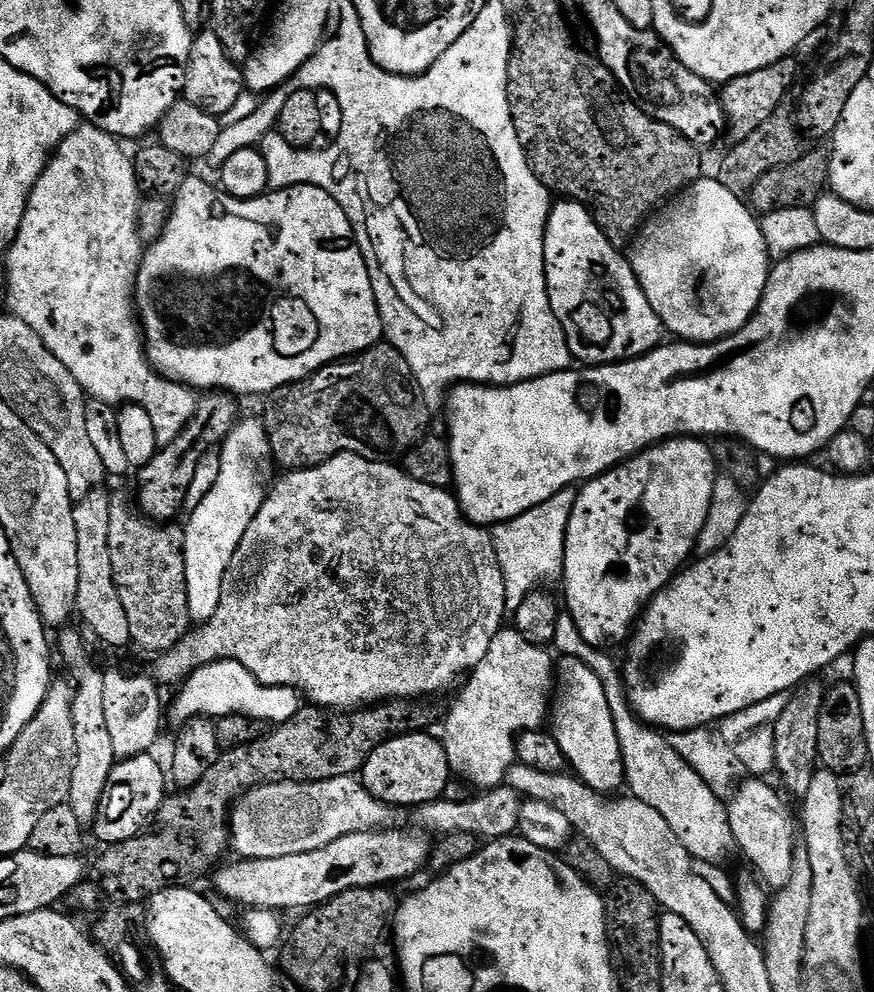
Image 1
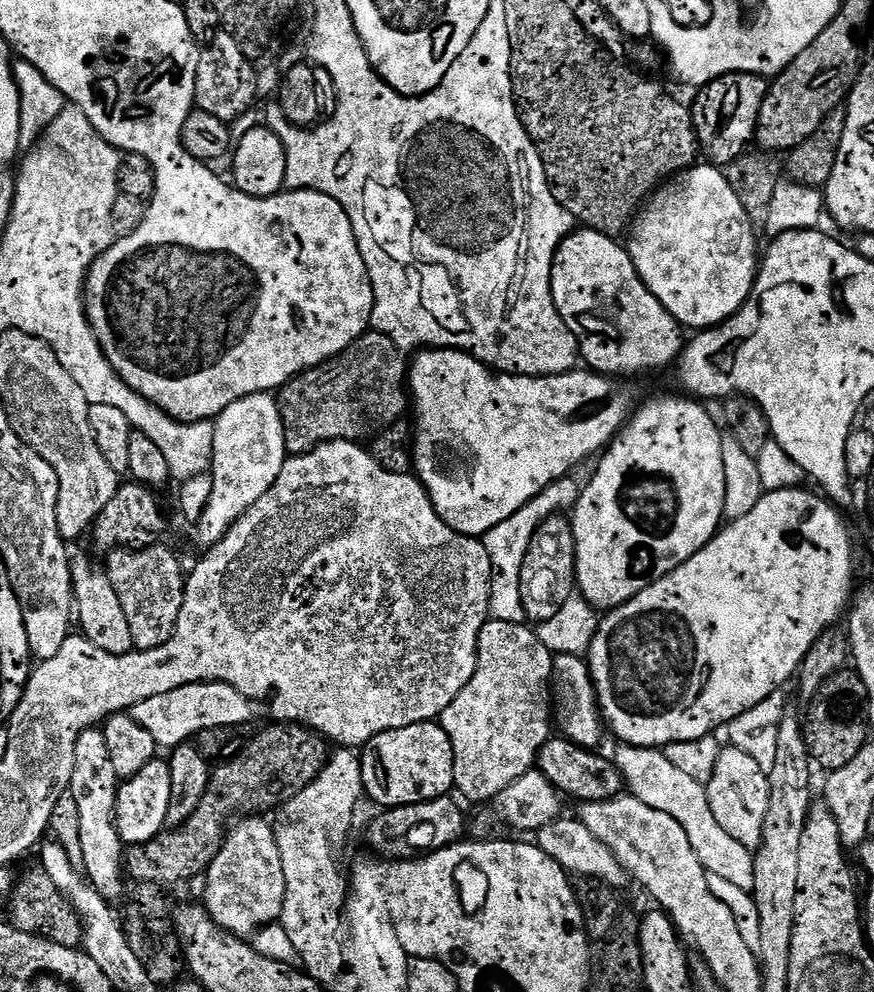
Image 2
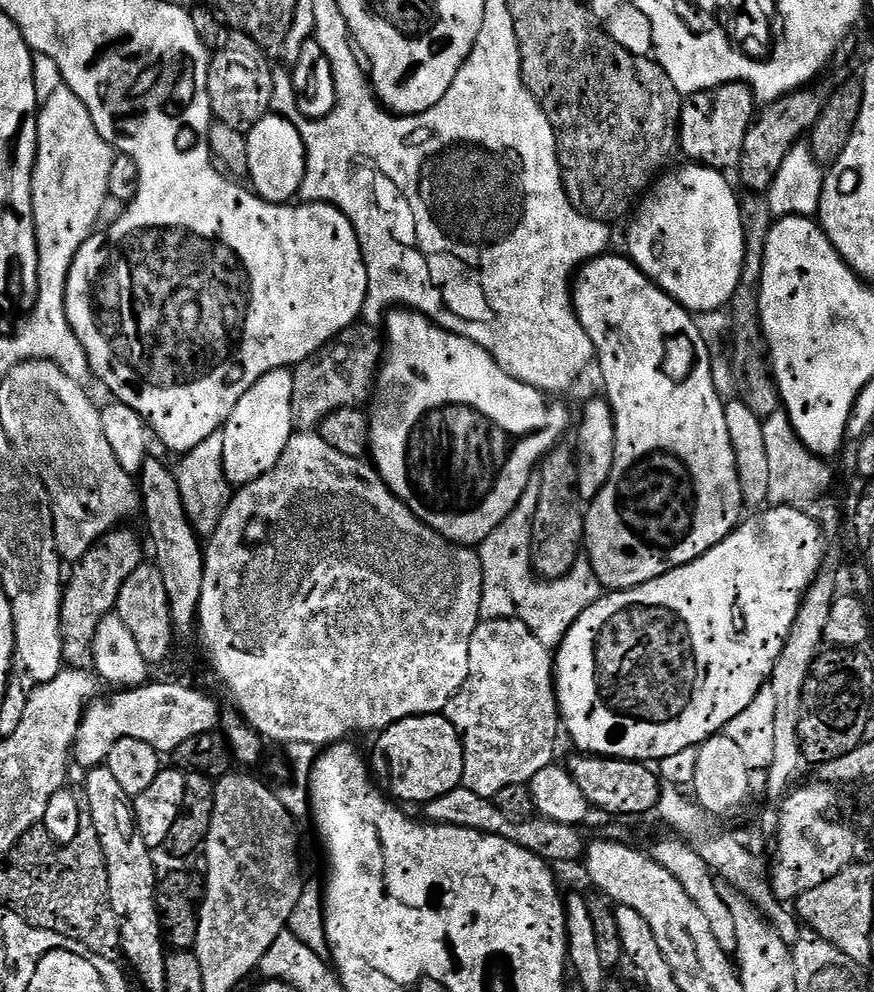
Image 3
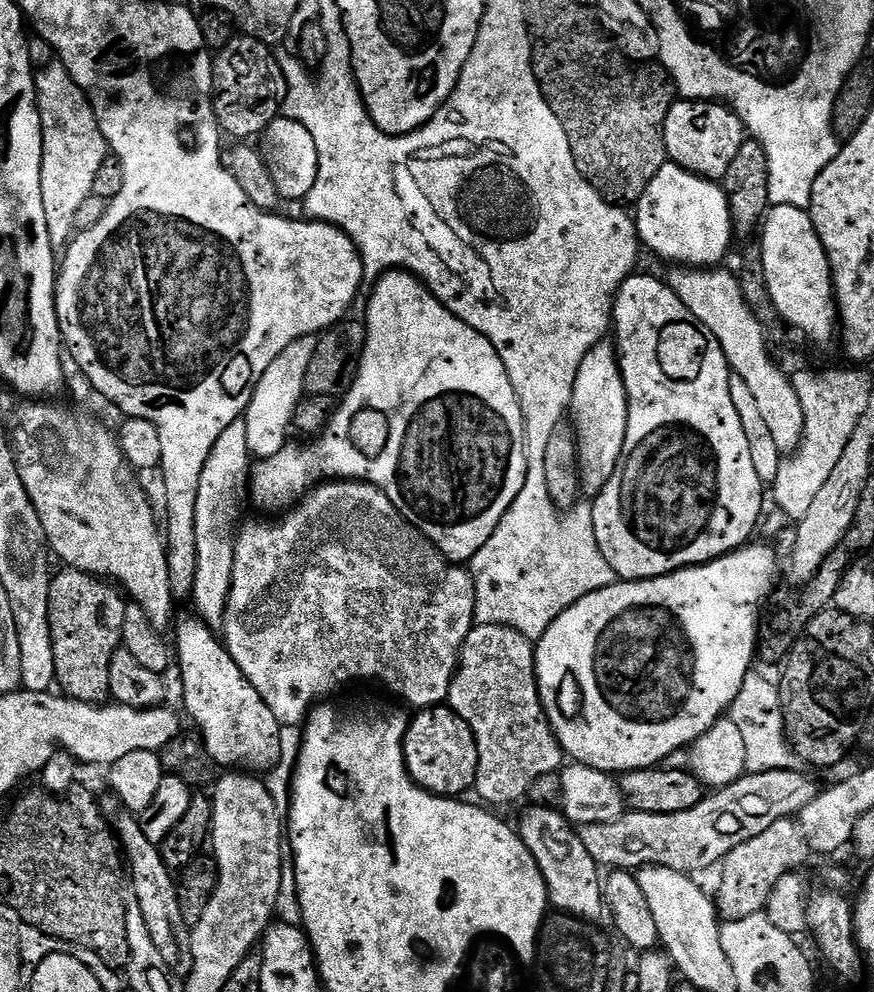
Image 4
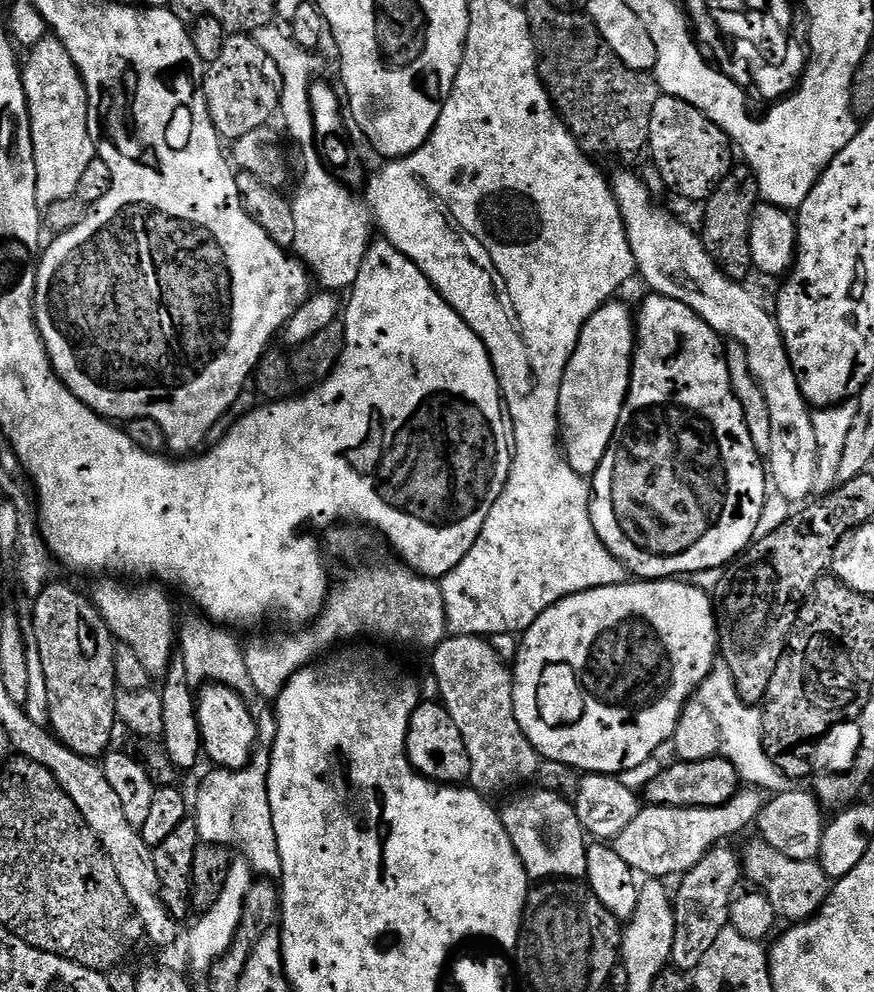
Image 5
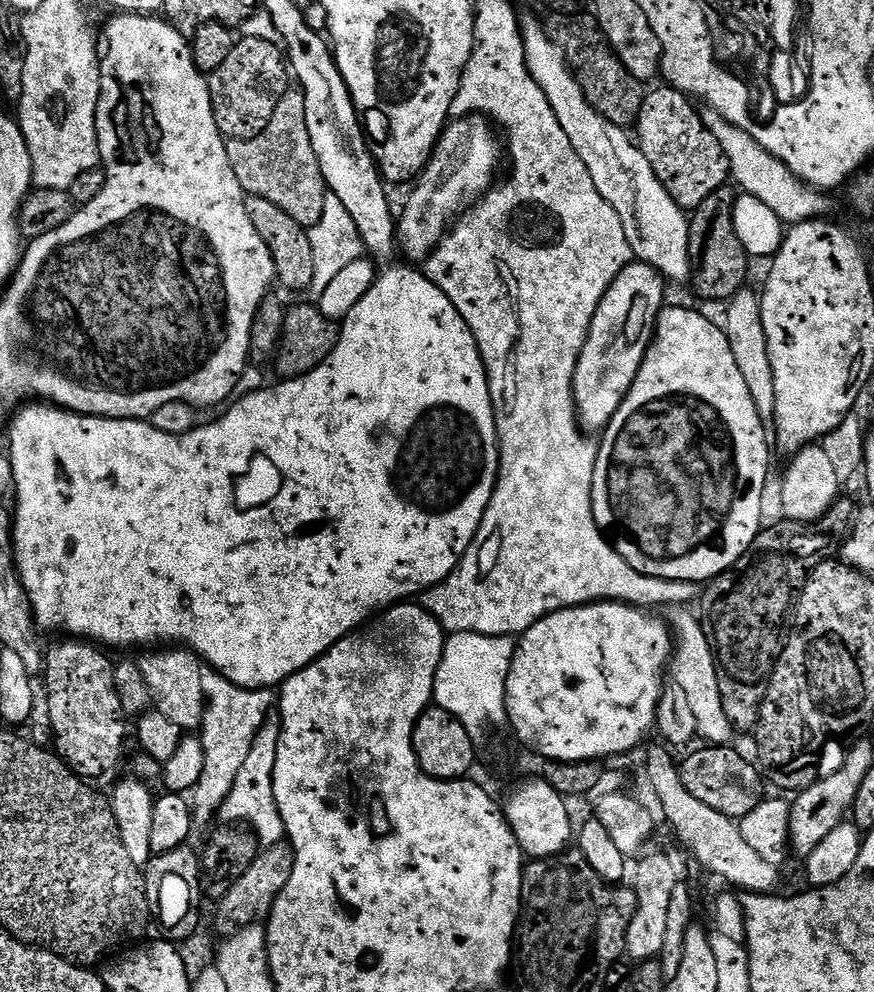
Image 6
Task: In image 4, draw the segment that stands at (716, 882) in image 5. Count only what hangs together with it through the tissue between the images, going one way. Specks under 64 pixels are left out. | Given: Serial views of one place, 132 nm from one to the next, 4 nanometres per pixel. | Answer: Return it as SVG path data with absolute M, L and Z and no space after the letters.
M780 819L762 834L734 846L719 865L720 885L714 891L714 905L725 921L746 918L747 915L763 913L768 899L783 876L795 873L807 862L811 848L799 825L793 819Z

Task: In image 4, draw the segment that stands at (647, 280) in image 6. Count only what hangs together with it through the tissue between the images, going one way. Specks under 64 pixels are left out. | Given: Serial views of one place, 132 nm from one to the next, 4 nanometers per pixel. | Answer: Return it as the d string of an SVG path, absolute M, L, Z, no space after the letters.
M611 343L595 344L582 358L570 409L570 423L576 429L576 453L580 459L580 491L595 498L610 482L610 474L618 466L622 446L626 442L628 399L615 347Z

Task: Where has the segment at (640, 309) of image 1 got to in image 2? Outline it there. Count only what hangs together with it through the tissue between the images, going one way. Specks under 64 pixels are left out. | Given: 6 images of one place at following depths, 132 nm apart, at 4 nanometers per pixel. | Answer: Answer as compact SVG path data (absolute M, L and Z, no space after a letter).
M593 228L573 230L558 246L552 263L552 297L562 322L566 322L580 344L583 363L588 363L585 365L593 372L609 378L621 378L636 376L639 372L656 372L659 368L671 369L684 351L686 336L683 336L681 324L644 285L627 247L613 237L595 232Z

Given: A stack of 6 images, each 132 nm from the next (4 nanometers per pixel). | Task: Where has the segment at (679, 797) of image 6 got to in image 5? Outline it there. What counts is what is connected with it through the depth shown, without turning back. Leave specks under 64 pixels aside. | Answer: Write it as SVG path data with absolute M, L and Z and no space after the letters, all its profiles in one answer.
M763 839L756 841L742 852L742 872L749 885L763 892L764 897L774 906L777 917L781 921L799 922L816 915L832 892L833 881L828 879L826 870L816 860L799 860L786 858L786 854L778 854L774 846L765 844Z

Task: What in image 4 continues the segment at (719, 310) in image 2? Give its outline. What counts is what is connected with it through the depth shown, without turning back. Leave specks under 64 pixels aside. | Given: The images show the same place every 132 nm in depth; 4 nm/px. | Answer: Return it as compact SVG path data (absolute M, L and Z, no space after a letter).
M671 162L662 166L658 174L646 186L646 190L640 195L634 205L634 219L636 221L636 234L640 237L641 245L648 248L656 256L669 260L672 266L687 266L697 270L708 270L716 264L728 252L728 247L734 241L732 230L732 215L728 209L728 197L724 195L723 187L719 183L703 180L701 176L695 176L687 172L682 166Z

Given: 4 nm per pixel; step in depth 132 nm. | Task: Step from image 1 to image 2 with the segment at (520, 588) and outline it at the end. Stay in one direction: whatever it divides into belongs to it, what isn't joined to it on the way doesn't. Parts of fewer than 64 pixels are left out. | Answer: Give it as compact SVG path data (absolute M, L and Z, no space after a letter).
M567 476L555 480L550 487L542 490L542 494L538 494L529 504L522 506L522 510L518 510L510 518L506 518L506 522L494 526L494 530L490 530L482 538L492 563L491 619L514 622L515 624L525 623L526 617L522 606L522 598L520 597L522 562L526 558L534 534L540 531L545 519L557 514L567 513L576 507L576 500L580 496L582 486L580 482L577 483L573 478Z

